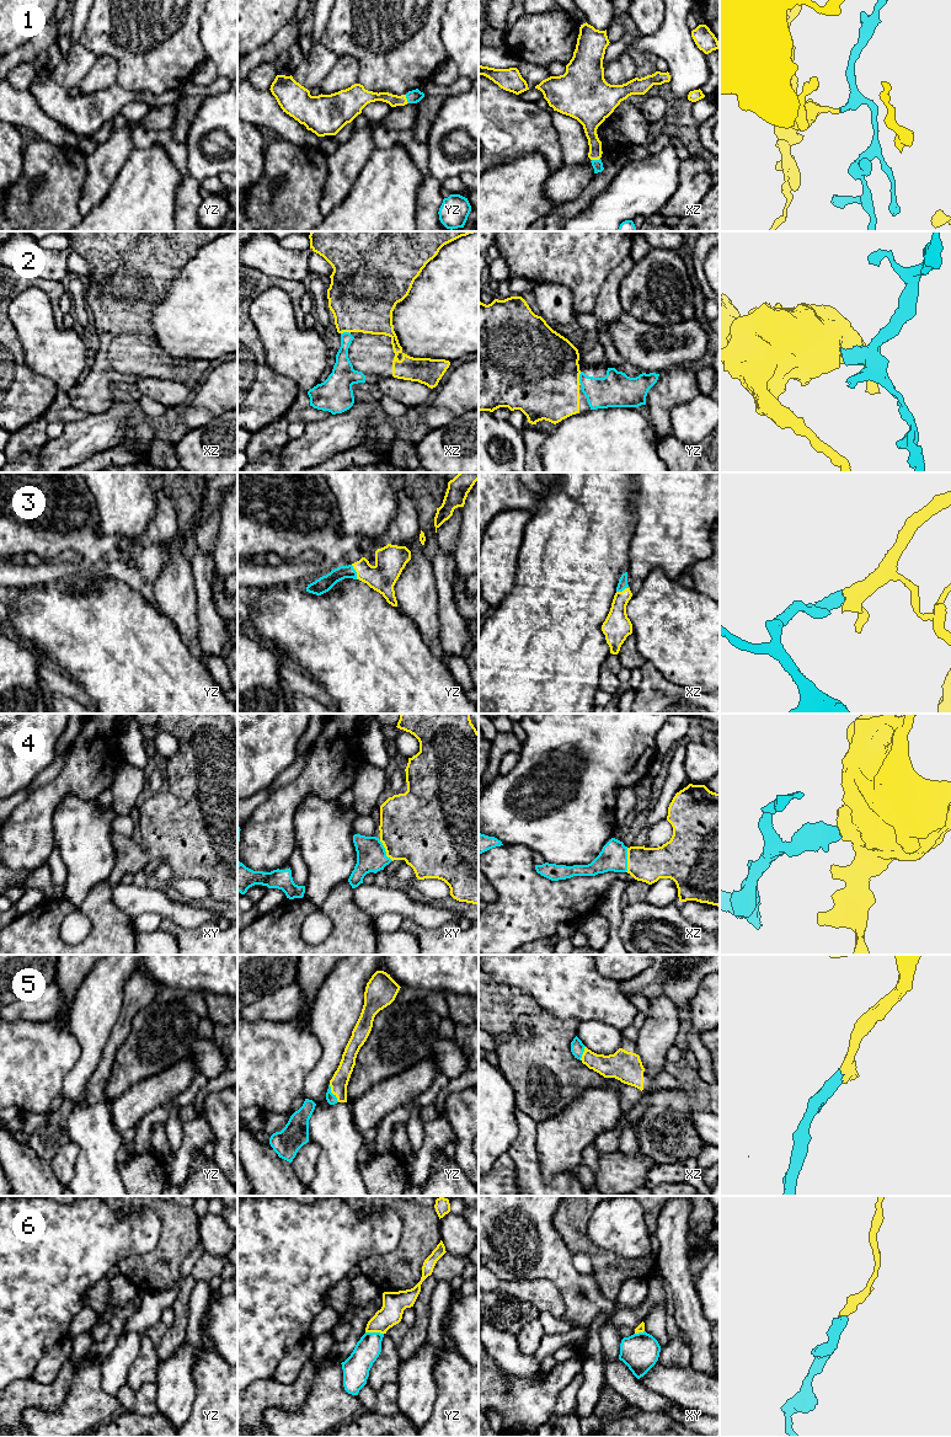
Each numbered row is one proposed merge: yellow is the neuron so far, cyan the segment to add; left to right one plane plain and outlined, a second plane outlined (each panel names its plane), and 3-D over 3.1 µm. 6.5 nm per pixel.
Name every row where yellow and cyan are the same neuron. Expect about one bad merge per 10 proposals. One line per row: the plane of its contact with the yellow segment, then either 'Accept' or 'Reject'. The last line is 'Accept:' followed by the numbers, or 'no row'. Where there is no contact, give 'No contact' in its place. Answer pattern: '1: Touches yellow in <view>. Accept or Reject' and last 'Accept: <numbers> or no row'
1: Touches yellow in yz. Accept
2: Touches yellow in yz. Accept
3: Touches yellow in yz. Accept
4: Touches yellow in xz. Accept
5: Touches yellow in yz. Accept
6: Touches yellow in yz. Reject
Accept: 1, 2, 3, 4, 5

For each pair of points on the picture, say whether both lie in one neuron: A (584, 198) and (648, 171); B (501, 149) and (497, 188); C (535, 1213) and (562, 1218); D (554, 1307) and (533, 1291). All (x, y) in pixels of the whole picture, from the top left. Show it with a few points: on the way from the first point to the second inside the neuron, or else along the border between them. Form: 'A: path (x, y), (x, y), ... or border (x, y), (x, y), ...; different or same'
A: border (621, 166), (610, 183), (589, 206); different
B: border (527, 153), (521, 153), (491, 169); different
C: border (556, 1208), (553, 1216), (553, 1227), (564, 1243); different
D: path (549, 1302), (538, 1293); same

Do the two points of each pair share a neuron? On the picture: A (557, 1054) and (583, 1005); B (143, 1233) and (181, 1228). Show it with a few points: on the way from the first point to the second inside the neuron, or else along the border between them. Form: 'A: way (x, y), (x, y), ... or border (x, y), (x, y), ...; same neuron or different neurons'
A: border (548, 1011), (561, 1019), (576, 1019), (580, 1021); different neurons
B: border (151, 1208), (160, 1222), (160, 1239), (144, 1254); different neurons

